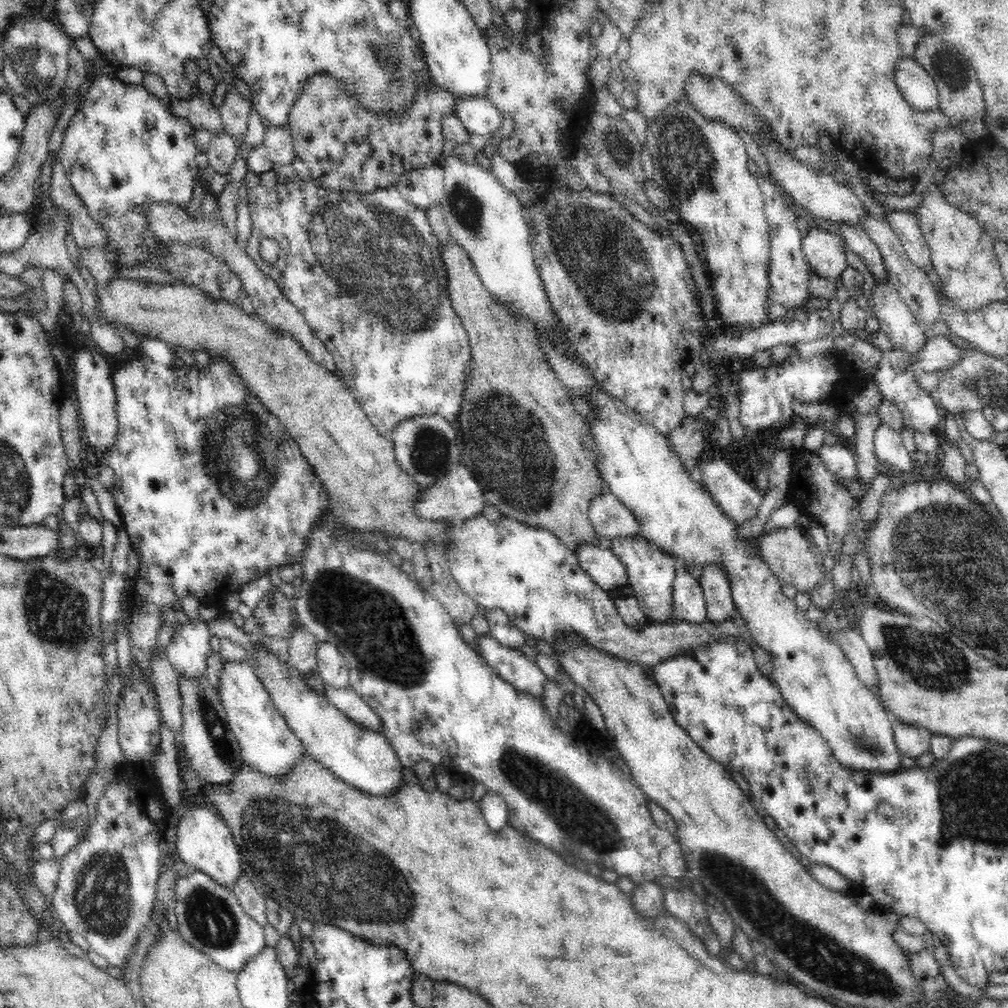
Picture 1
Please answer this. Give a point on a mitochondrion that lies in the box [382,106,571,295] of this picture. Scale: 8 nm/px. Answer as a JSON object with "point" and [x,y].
{"point":[467,210]}

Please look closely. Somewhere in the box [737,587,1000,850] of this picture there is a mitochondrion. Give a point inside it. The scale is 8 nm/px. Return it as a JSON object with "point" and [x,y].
{"point":[934,670]}

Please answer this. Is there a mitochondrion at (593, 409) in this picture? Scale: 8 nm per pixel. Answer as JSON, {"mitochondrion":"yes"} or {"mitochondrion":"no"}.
{"mitochondrion":"no"}

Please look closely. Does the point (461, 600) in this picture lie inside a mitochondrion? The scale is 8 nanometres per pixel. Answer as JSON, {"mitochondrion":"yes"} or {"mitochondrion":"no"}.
{"mitochondrion":"no"}

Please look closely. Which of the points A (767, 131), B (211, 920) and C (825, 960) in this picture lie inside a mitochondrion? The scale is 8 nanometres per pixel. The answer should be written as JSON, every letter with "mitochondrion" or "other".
{"A":"other","B":"mitochondrion","C":"mitochondrion"}

